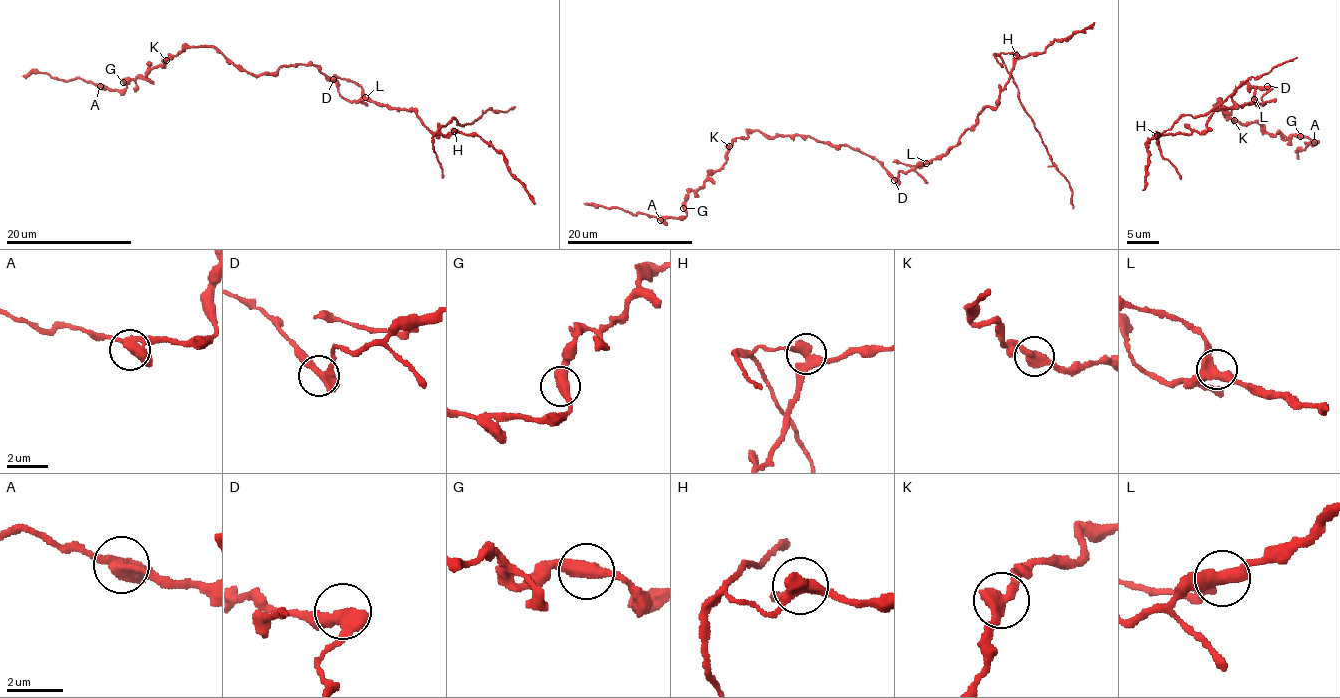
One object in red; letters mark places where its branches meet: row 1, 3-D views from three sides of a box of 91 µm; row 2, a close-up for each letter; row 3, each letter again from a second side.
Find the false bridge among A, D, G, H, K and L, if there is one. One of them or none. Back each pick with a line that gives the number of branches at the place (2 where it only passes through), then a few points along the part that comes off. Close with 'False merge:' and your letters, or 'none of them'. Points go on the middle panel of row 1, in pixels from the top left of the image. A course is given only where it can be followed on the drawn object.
H: 3 | (1016, 54), (999, 56), (1016, 84), (1022, 107), (1041, 138), (1053, 166), (1069, 184), (1072, 209)
False merge: H

